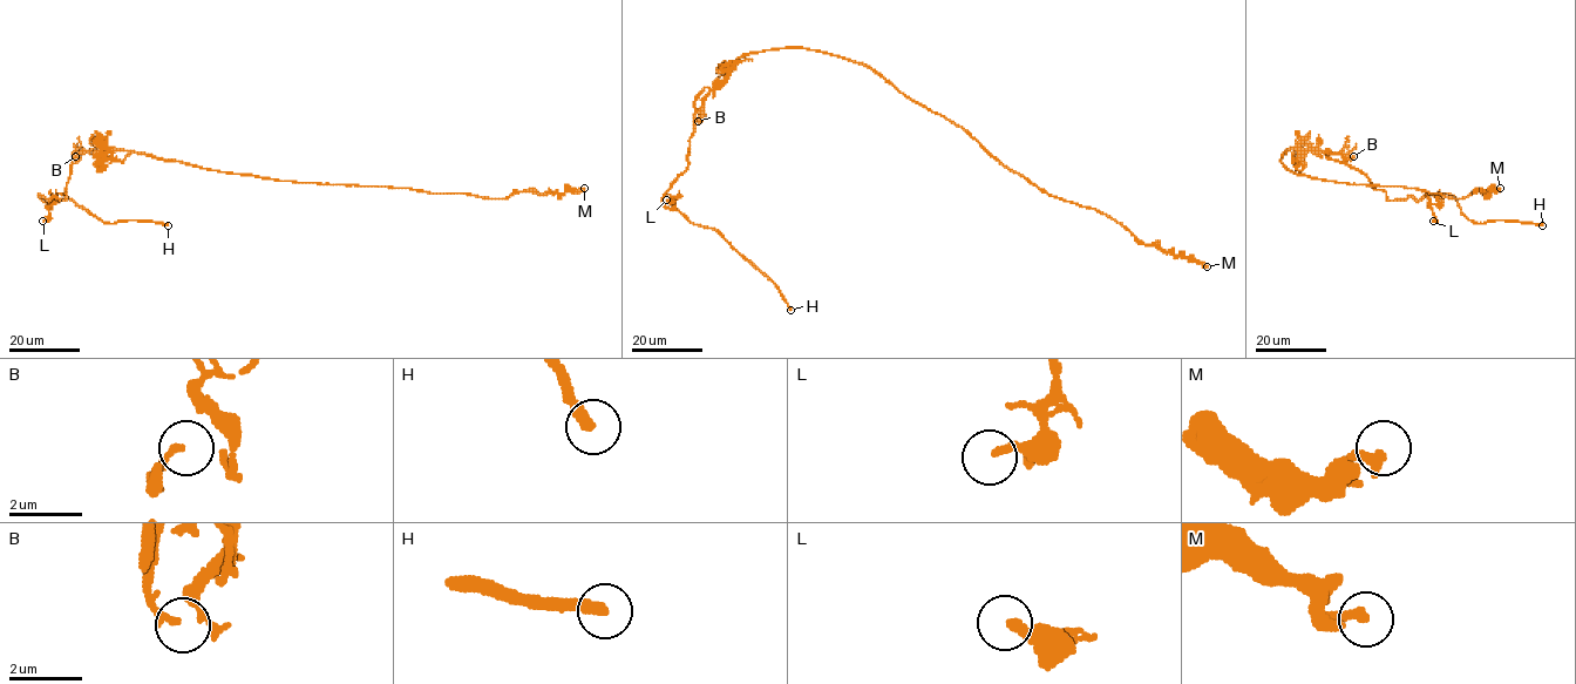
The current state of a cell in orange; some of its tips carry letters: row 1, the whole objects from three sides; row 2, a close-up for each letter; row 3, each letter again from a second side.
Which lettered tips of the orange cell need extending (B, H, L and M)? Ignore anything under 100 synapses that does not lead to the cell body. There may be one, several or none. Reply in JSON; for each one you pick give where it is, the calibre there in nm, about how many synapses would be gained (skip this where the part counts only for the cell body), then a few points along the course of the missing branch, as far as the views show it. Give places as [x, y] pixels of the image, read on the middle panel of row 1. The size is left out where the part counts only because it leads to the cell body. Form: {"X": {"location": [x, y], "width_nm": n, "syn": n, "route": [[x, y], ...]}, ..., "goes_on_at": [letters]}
{"H": {"location": [790, 310], "width_nm": 340}, "goes_on_at": ["H"]}

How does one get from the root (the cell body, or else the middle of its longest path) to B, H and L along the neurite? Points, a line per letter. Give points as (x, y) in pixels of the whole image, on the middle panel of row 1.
B: (815, 52), (785, 48), (741, 55), (697, 109), (694, 117), (698, 121)
H: (815, 52), (745, 53), (720, 83), (705, 88), (694, 103), (688, 167), (661, 200), (718, 231), (790, 310)
L: (815, 52), (745, 53), (705, 88), (688, 167), (661, 200), (672, 209), (676, 200), (666, 200)

